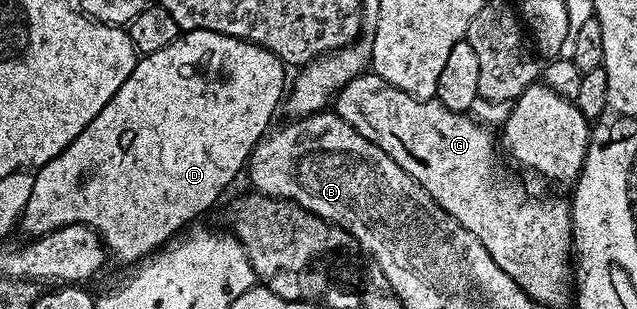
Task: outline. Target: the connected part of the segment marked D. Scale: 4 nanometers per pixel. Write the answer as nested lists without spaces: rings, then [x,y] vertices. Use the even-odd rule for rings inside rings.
[[[184,31],[179,38],[165,45],[165,49],[157,49],[157,53],[142,56],[136,62],[133,73],[127,78],[125,85],[117,89],[109,105],[105,105],[105,109],[101,109],[101,113],[97,113],[97,117],[89,121],[87,128],[60,155],[53,157],[53,161],[49,161],[34,172],[33,193],[29,193],[29,205],[25,205],[23,210],[21,231],[23,227],[27,237],[38,237],[48,235],[50,231],[56,231],[59,227],[80,223],[86,227],[92,227],[99,234],[108,252],[114,258],[116,255],[123,263],[136,262],[135,264],[138,264],[156,254],[160,248],[170,244],[184,230],[182,227],[186,223],[191,223],[198,215],[205,214],[218,201],[219,194],[238,175],[241,175],[247,166],[248,159],[251,158],[252,149],[257,146],[264,135],[268,134],[272,126],[270,123],[275,115],[275,106],[278,103],[280,106],[284,102],[285,88],[289,83],[287,71],[285,64],[273,53],[269,53],[269,49],[258,47],[256,43],[250,43],[232,35],[222,35],[216,31]]]

